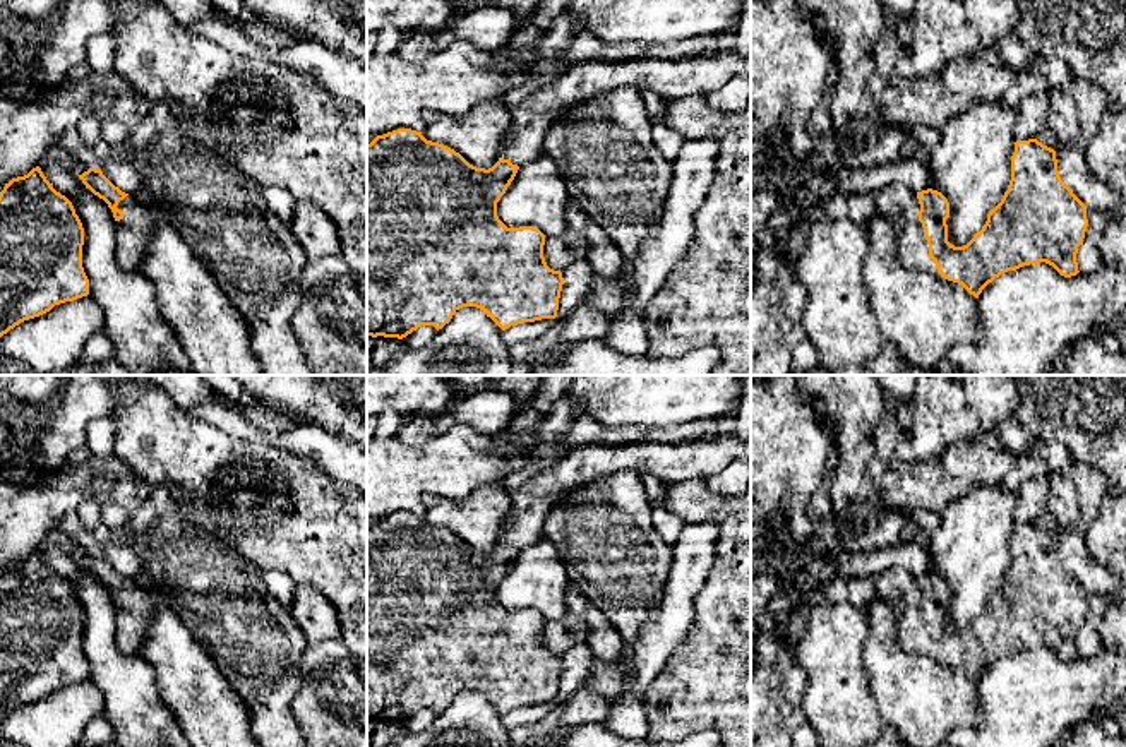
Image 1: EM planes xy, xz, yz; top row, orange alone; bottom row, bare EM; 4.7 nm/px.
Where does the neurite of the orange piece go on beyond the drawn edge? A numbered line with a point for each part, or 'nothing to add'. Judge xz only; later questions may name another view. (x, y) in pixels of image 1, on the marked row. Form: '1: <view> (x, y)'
1: xz (703, 72)

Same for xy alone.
1: xy (134, 232)

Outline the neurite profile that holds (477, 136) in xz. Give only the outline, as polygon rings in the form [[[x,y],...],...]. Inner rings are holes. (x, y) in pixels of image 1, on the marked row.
[[[487,99],[464,117],[427,111],[427,140],[444,144],[476,168],[492,168],[499,161],[502,139],[512,123],[511,110],[502,101]]]

